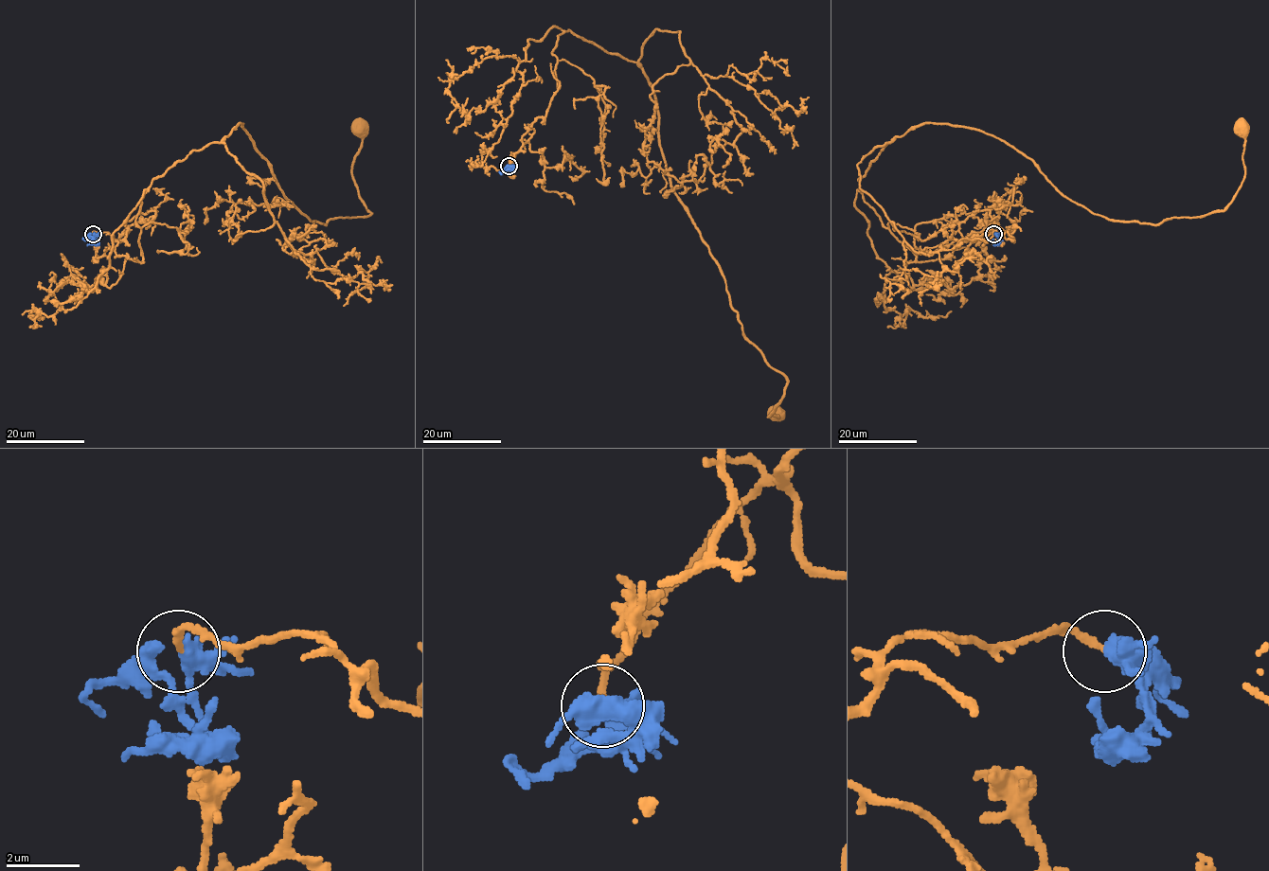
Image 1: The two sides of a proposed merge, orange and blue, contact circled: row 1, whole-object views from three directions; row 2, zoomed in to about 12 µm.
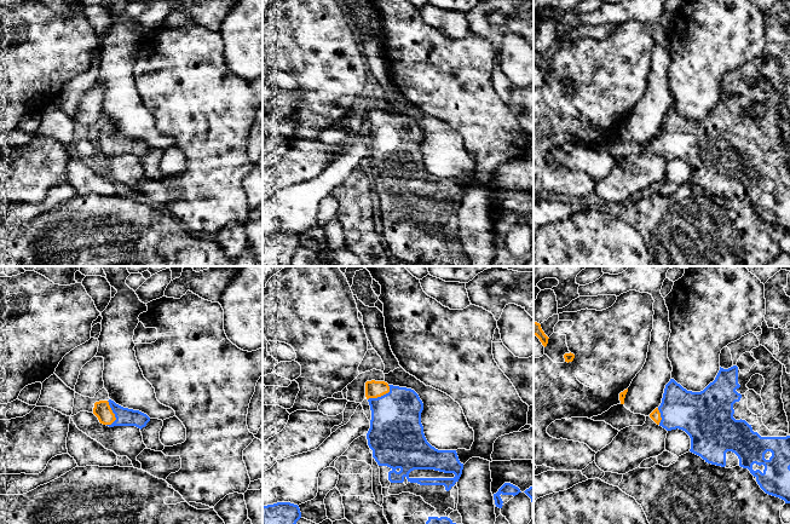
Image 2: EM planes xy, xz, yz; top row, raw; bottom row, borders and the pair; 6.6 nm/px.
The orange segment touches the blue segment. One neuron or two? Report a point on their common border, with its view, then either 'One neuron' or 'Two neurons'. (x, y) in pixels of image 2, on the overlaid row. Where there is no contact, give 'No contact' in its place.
Touches orange at xy (113, 413). One neuron

